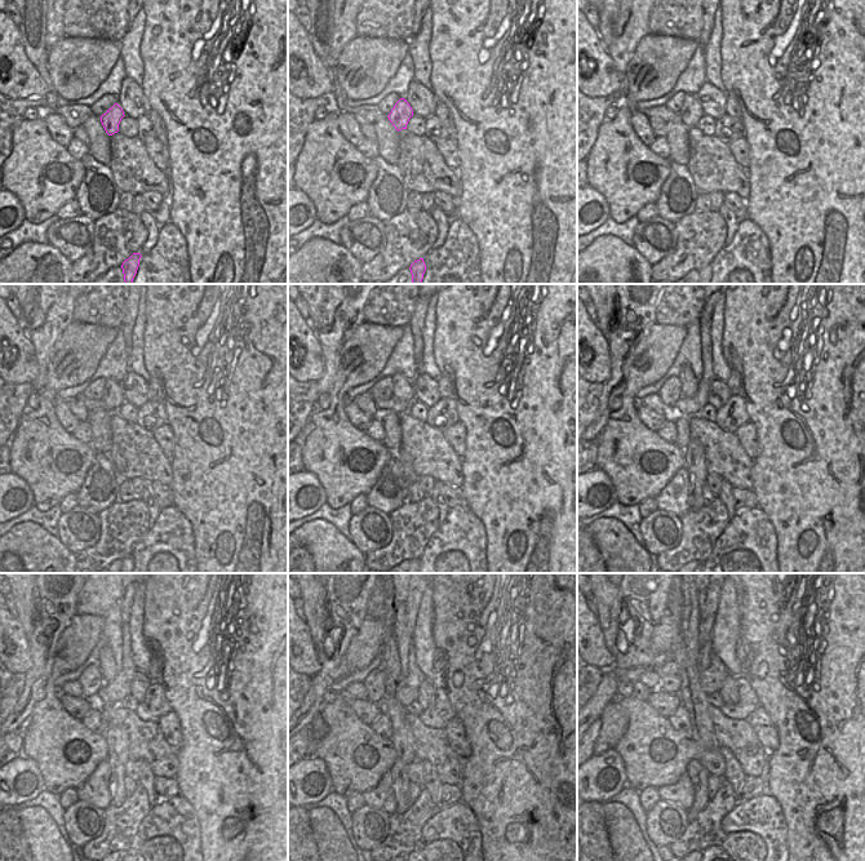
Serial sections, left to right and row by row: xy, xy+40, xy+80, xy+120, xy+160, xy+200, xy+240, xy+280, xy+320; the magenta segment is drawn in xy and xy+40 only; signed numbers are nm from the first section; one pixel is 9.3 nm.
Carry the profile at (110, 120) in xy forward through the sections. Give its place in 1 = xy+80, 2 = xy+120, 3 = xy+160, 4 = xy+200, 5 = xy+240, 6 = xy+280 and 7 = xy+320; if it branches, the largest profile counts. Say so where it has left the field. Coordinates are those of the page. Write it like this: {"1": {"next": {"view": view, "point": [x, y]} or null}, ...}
{"1": {"next": {"view": "xy+80", "point": [691, 111]}}, "2": {"next": {"view": "xy+120", "point": [112, 399]}}, "3": {"next": {"view": "xy+160", "point": [402, 387]}}, "4": {"next": {"view": "xy+200", "point": [688, 382]}}, "5": {"next": {"view": "xy+240", "point": [107, 664]}}, "6": {"next": {"view": "xy+280", "point": [396, 646]}}, "7": {"next": {"view": "xy+320", "point": [690, 622]}}}

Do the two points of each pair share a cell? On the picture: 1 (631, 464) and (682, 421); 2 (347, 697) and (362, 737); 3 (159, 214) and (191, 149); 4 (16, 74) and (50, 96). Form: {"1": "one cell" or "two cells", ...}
{"1": "two cells", "2": "two cells", "3": "two cells", "4": "two cells"}

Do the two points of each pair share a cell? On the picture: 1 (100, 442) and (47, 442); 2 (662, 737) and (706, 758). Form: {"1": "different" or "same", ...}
{"1": "different", "2": "same"}

